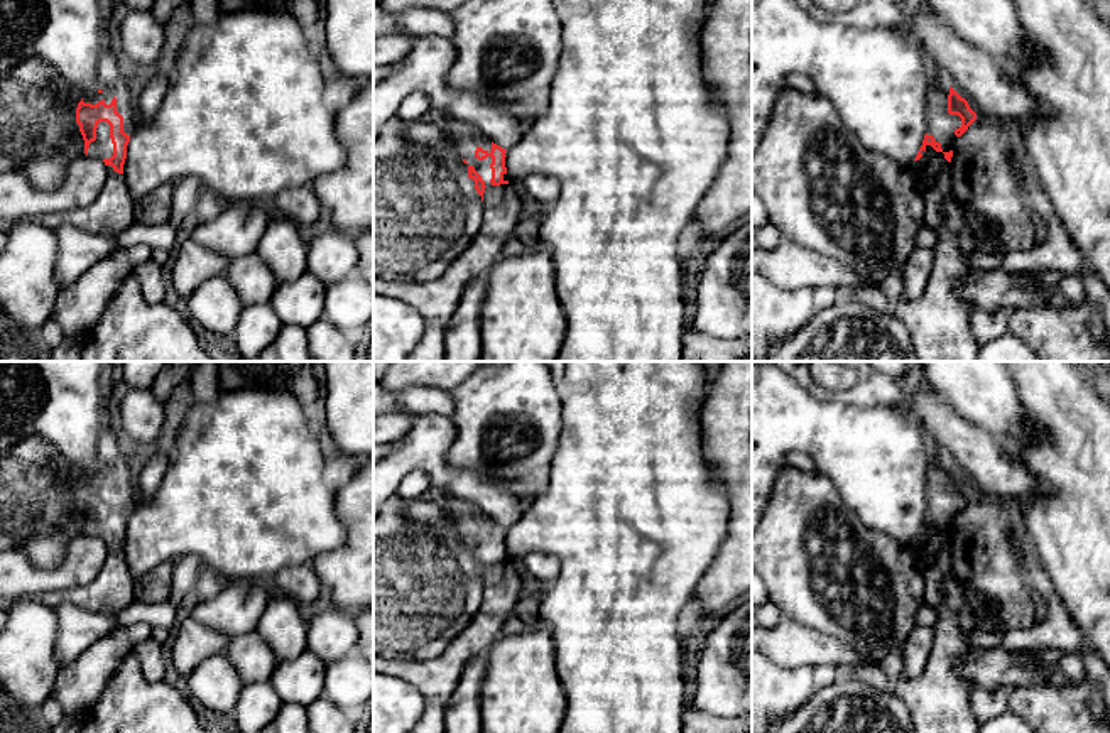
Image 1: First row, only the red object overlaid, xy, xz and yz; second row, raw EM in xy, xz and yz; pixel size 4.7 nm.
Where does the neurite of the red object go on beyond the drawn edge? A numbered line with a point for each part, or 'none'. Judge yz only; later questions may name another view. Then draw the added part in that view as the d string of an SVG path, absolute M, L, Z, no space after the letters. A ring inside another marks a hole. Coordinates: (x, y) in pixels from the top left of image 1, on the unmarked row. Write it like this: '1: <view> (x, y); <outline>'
1: yz (941, 504); M943 454L938 461L929 463L926 470L926 512L941 522L943 530L953 529L955 508L961 505L961 497L948 491L948 473L949 461Z

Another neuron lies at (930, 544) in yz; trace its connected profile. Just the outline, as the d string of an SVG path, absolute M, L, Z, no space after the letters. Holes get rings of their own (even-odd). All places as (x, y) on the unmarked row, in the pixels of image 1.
M926 524L924 529L921 529L922 535L916 539L917 542L917 567L929 567L934 559L941 554L944 544L948 539L944 537L943 530L936 530L931 524Z

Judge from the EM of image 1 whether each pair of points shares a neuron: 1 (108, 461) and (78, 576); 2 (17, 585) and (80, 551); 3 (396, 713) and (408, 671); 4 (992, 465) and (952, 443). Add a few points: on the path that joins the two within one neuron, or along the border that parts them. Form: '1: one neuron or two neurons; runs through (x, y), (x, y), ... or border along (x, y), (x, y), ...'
1: two neurons; border along (108, 548), (100, 537), (78, 534), (59, 563)
2: one neuron; runs through (34, 580), (54, 580), (66, 568)
3: two neurons; border along (391, 676), (419, 693), (421, 715)
4: one neuron; runs through (982, 458), (962, 443)

